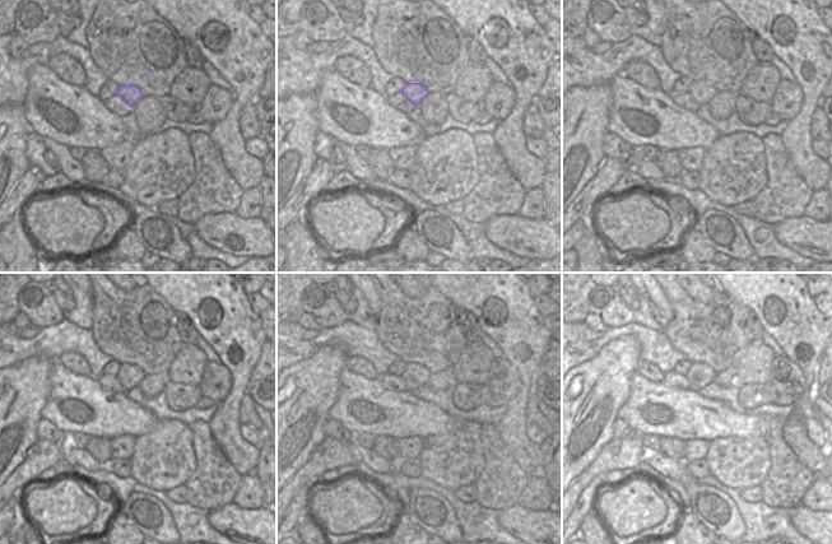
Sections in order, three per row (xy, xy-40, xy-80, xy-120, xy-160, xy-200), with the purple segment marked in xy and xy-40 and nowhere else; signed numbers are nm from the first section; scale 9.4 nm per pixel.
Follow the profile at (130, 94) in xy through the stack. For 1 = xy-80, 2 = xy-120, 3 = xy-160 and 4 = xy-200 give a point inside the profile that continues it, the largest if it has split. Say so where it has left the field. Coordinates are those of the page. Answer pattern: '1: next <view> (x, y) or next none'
1: next xy-80 (702, 92)
2: next xy-120 (130, 376)
3: next xy-160 (416, 375)
4: next xy-200 (700, 375)

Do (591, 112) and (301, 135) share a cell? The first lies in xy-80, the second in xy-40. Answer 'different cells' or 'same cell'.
same cell

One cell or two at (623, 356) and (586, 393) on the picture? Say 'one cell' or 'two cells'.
one cell

